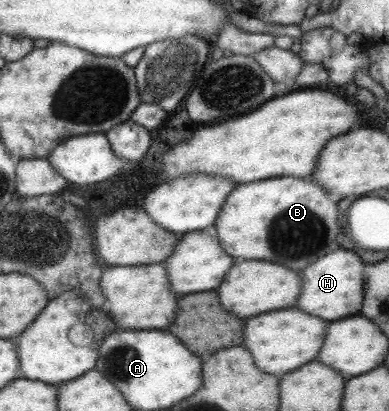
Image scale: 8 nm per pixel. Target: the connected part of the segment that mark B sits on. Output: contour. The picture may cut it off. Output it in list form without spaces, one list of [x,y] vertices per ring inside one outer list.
[[[284,176],[235,184],[211,228],[222,249],[235,259],[264,259],[302,269],[336,243],[336,203],[308,178]]]

